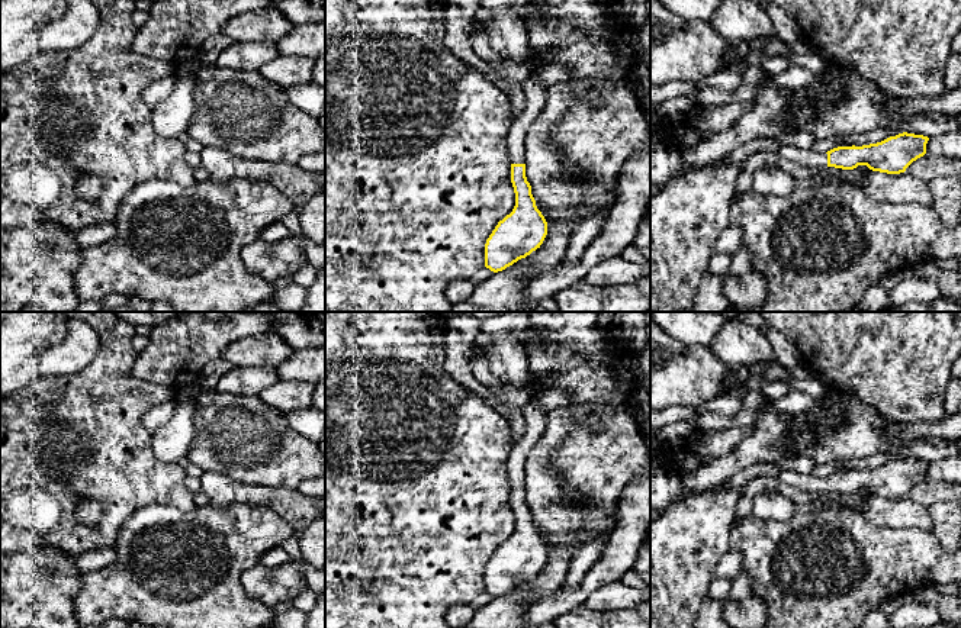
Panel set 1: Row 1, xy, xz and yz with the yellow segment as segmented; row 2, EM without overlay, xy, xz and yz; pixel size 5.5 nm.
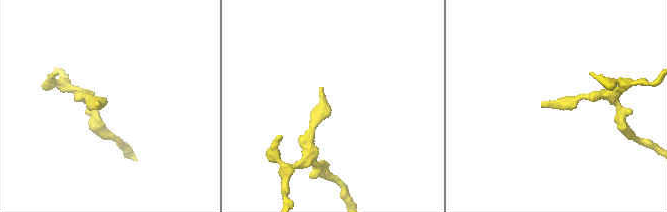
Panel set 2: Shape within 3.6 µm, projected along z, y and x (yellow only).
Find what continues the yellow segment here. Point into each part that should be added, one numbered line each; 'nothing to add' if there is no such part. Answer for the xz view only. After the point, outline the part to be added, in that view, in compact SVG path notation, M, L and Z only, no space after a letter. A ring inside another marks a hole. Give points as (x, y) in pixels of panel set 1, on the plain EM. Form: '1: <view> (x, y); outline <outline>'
1: xz (534, 419); outline M531 400L523 409L524 437L512 445L508 458L508 479L512 489L526 489L526 460L530 450L539 442L546 426L547 412L539 409Z

